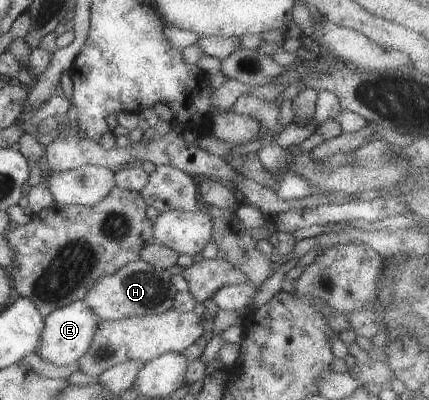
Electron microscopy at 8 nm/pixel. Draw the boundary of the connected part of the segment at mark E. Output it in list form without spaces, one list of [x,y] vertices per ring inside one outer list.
[[[82,300],[58,307],[43,318],[39,345],[34,353],[56,366],[76,362],[80,356],[86,354],[98,321],[99,318]]]

